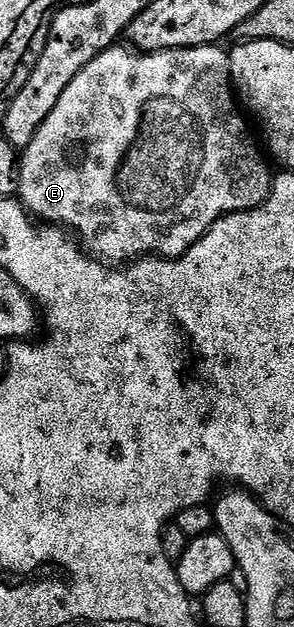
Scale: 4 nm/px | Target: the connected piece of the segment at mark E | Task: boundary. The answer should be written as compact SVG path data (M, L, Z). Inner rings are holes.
M117 44L97 54L94 60L90 60L90 64L86 64L86 68L82 68L82 72L78 72L78 76L74 76L74 80L70 80L66 92L58 96L54 112L46 116L42 128L38 128L38 136L34 136L34 140L30 140L28 147L21 153L18 200L24 209L41 223L67 228L79 239L87 253L105 263L128 264L145 256L180 258L220 218L243 210L253 210L256 206L262 205L272 190L274 170L265 151L261 147L261 151L256 147L256 142L248 131L249 119L242 113L237 95L234 93L227 49L220 50L224 48L213 44L191 46L181 50L137 52L132 48L123 50L122 46Z

